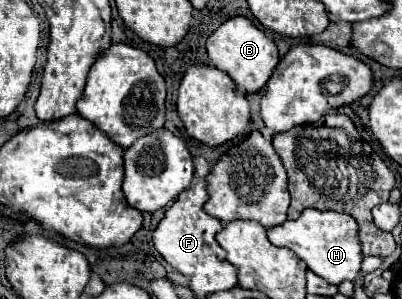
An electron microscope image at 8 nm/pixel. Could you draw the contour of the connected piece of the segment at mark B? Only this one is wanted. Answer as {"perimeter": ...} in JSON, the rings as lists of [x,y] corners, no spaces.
{"perimeter":[[[235,16],[227,20],[209,36],[207,54],[213,66],[223,70],[237,86],[241,86],[249,94],[259,92],[271,78],[275,66],[279,64],[279,52],[275,42],[267,38],[267,34],[261,28],[257,28],[251,20],[243,16]]]}

